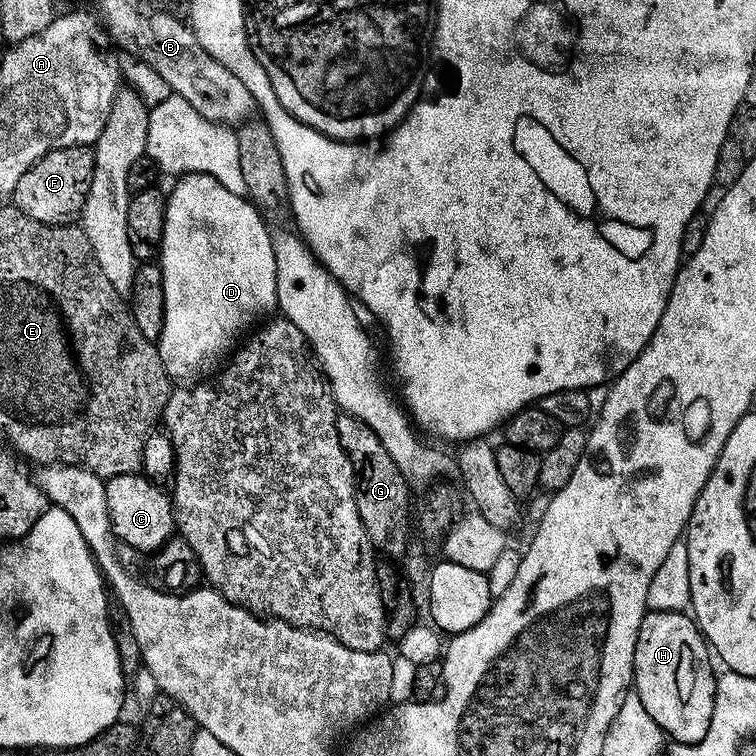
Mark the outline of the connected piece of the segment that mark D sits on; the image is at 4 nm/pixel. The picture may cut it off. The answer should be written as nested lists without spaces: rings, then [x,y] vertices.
[[[208,171],[189,172],[179,177],[173,184],[176,185],[173,186],[172,193],[169,191],[166,196],[164,206],[164,229],[162,230],[162,242],[160,243],[158,253],[158,263],[162,270],[162,290],[164,291],[164,321],[162,322],[162,334],[158,341],[158,347],[160,357],[162,358],[162,366],[168,371],[169,377],[176,379],[177,376],[177,378],[180,379],[177,381],[188,382],[193,378],[207,377],[204,375],[206,375],[212,367],[215,369],[217,365],[237,347],[241,337],[243,337],[257,321],[267,317],[269,315],[269,313],[267,314],[268,311],[273,311],[273,309],[276,308],[276,267],[274,266],[272,232],[270,228],[264,225],[262,218],[264,216],[262,215],[261,209],[253,204],[250,199],[234,194],[230,190],[226,190],[226,186],[222,186],[222,182],[218,182],[218,178],[211,176]]]

